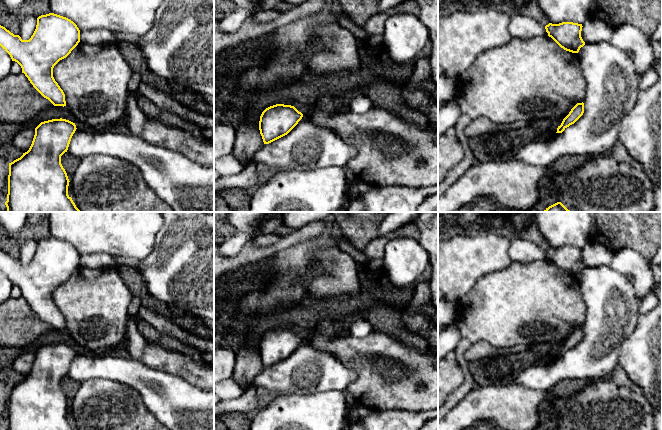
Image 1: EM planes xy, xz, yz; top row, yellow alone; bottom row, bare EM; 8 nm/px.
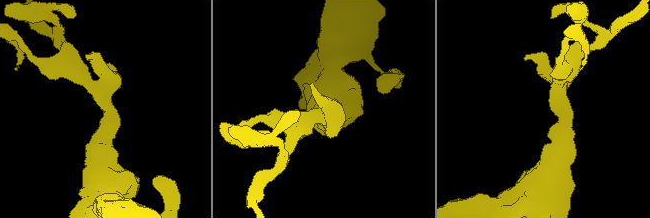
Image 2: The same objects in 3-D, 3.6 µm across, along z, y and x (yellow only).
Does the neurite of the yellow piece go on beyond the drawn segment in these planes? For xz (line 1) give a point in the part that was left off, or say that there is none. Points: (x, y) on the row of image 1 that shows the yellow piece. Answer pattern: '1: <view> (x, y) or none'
1: none

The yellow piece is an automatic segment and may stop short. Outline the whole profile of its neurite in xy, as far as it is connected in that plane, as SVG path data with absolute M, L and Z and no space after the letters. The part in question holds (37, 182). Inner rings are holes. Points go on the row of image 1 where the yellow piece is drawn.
M62 118L41 122L35 128L35 135L29 150L9 163L8 194L5 202L7 212L81 212L68 195L70 181L61 164L61 156L67 152L76 129L75 123Z

